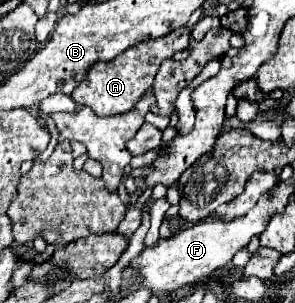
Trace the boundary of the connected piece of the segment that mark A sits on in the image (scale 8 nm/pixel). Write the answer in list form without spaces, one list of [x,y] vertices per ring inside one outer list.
[[[184,26],[178,28],[176,32],[170,32],[168,36],[146,40],[144,44],[136,44],[136,48],[128,48],[128,52],[122,52],[120,56],[116,56],[116,60],[108,64],[96,64],[96,68],[88,72],[86,80],[82,80],[78,88],[72,92],[72,100],[78,106],[90,106],[98,116],[114,116],[128,112],[134,108],[140,96],[152,88],[160,62],[172,58],[174,52],[188,48],[188,42],[190,42],[190,32]]]

